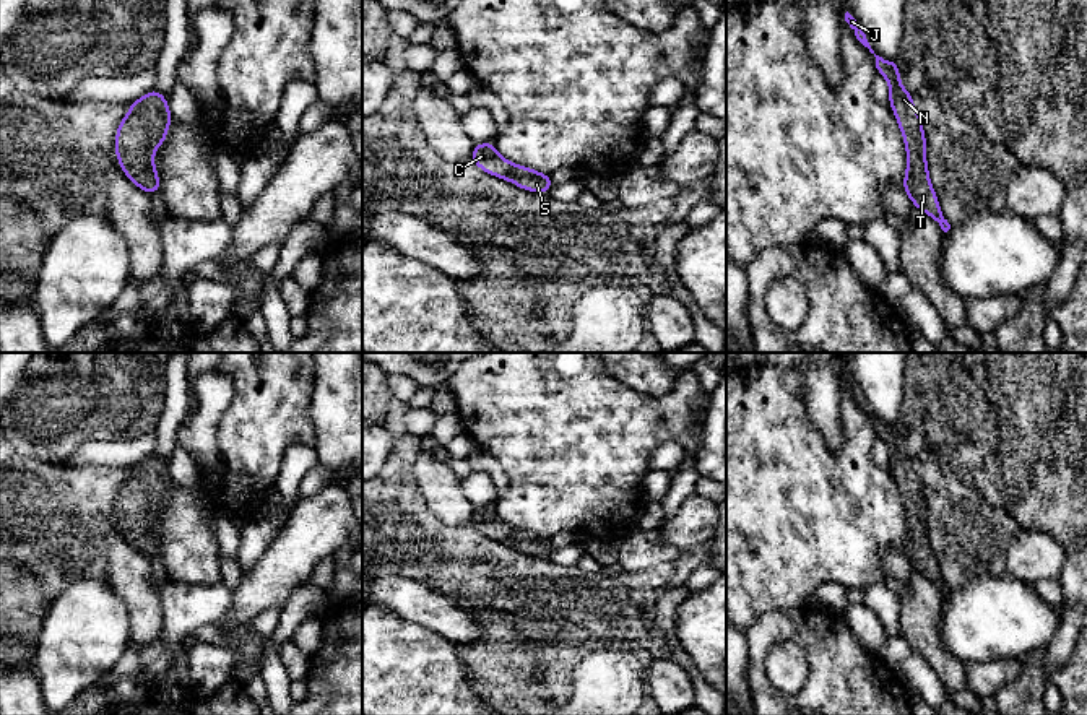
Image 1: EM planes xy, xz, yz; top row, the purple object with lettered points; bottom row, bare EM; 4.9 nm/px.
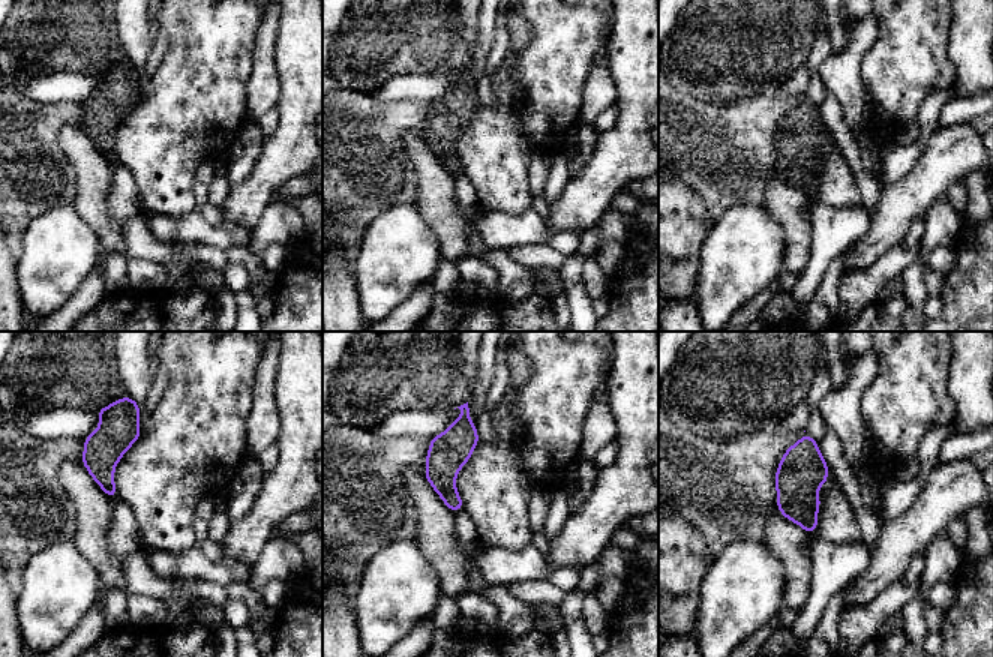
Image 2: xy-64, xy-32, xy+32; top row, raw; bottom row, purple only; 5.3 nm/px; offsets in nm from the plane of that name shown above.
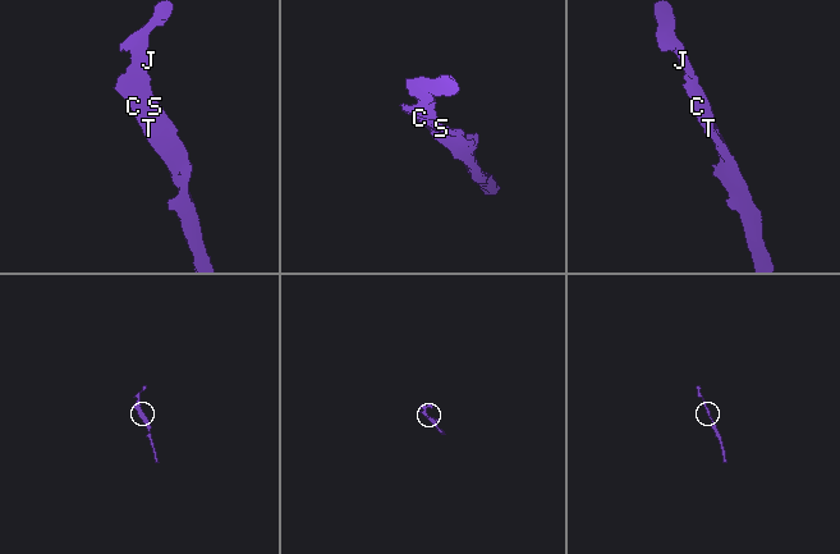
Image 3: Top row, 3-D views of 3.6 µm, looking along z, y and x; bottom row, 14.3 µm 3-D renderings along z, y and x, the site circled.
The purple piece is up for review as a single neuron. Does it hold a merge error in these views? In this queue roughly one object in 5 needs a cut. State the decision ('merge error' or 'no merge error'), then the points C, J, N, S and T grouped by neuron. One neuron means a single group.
no merge error; groups C J N S T

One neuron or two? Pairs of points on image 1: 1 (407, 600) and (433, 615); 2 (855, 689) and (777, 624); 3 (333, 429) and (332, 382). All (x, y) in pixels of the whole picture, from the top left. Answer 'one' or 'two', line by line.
1: one
2: one
3: one

